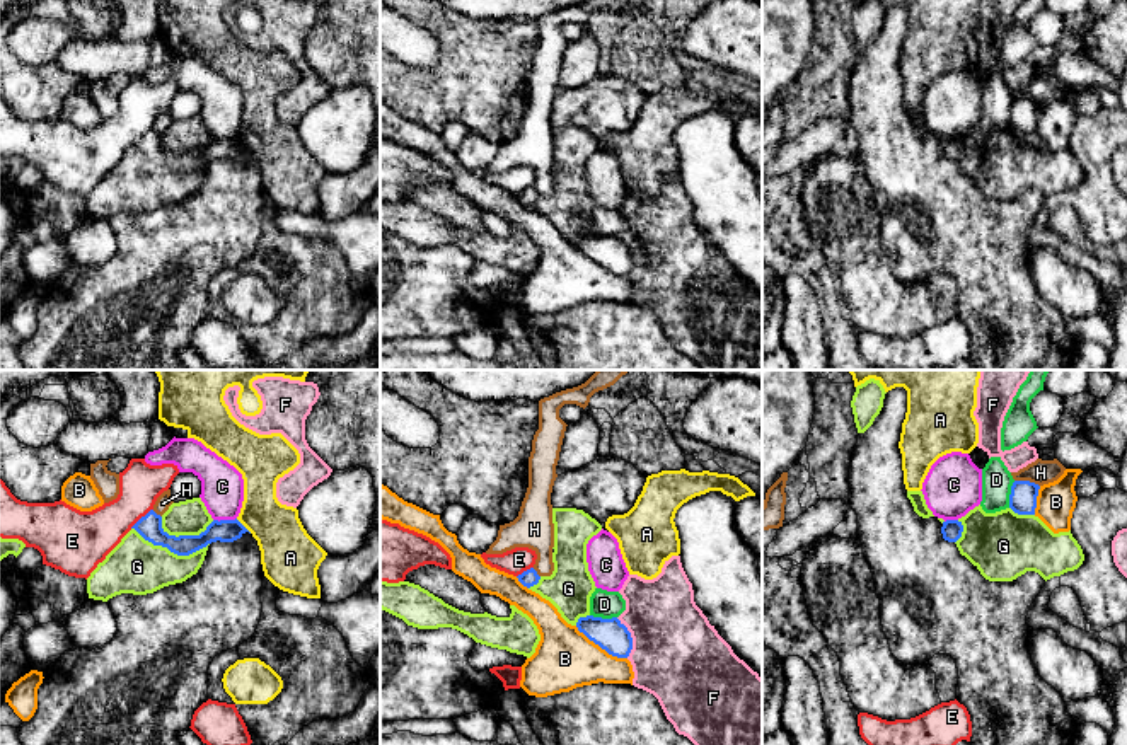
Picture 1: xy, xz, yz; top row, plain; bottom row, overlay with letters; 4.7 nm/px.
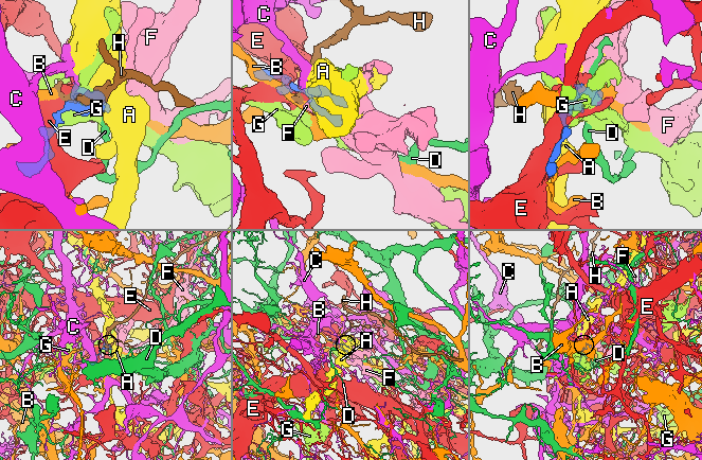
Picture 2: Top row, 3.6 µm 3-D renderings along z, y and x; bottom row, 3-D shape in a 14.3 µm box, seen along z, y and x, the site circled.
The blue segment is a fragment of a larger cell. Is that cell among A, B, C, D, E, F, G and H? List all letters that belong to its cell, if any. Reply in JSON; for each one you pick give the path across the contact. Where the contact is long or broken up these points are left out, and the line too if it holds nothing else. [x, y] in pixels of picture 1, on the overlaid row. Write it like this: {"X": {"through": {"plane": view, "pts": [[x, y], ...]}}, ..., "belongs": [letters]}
{"belongs": ["C"]}

